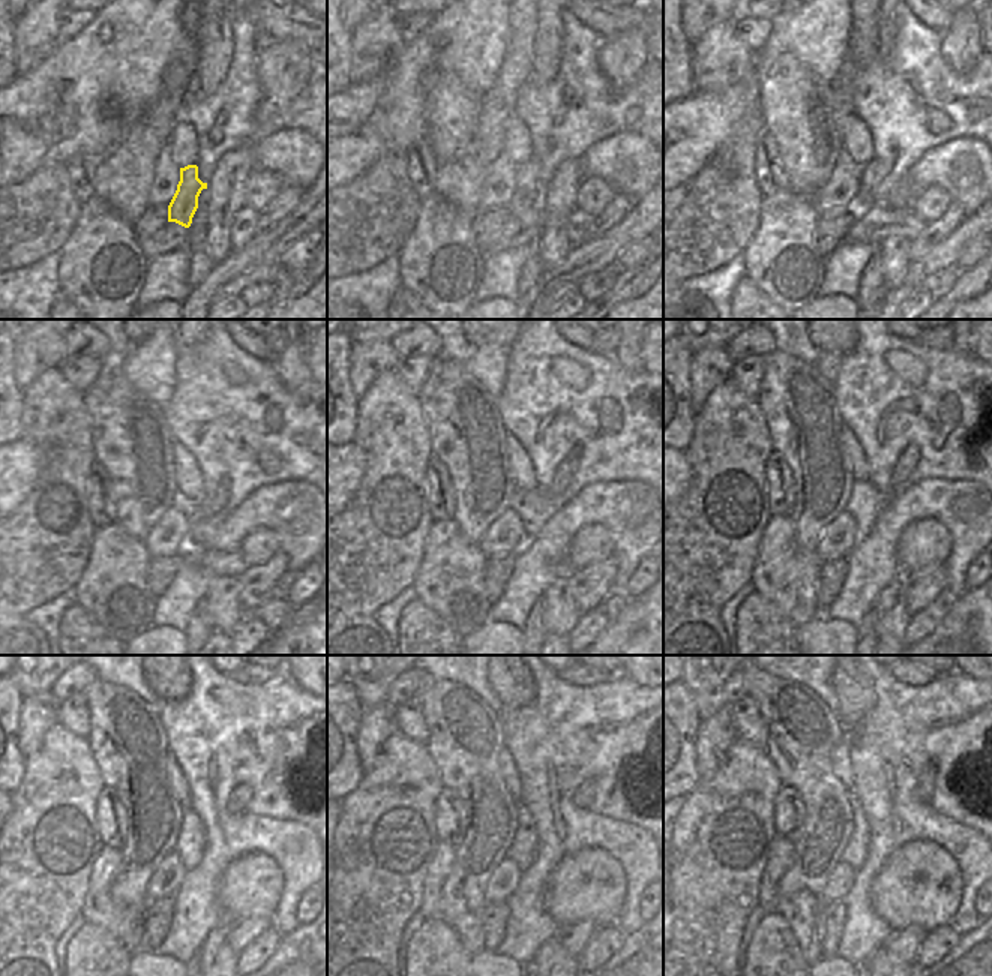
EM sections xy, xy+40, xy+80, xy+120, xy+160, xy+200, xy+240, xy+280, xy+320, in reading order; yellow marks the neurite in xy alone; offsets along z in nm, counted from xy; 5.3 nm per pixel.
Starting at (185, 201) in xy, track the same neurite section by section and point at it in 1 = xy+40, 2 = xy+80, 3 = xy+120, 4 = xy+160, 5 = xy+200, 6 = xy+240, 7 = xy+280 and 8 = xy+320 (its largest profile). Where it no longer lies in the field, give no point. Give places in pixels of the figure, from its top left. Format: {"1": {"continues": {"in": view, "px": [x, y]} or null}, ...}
{"1": {"continues": {"in": "xy+40", "px": [527, 203]}}, "2": {"continues": {"in": "xy+80", "px": [874, 173]}}, "3": {"continues": {"in": "xy+120", "px": [209, 504]}}, "4": {"continues": {"in": "xy+160", "px": [562, 479]}}, "5": {"continues": {"in": "xy+200", "px": [910, 458]}}, "6": {"continues": {"in": "xy+240", "px": [236, 802]}}, "7": {"continues": {"in": "xy+280", "px": [584, 795]}}, "8": {"continues": {"in": "xy+320", "px": [925, 789]}}}

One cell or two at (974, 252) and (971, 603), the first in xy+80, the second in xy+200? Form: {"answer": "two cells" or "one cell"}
{"answer": "two cells"}

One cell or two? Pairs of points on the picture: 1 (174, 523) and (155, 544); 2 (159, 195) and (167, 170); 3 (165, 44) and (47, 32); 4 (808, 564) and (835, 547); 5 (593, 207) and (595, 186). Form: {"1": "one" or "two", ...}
{"1": "one", "2": "one", "3": "two", "4": "two", "5": "one"}

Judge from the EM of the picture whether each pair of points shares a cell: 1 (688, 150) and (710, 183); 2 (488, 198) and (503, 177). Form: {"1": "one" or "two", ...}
{"1": "two", "2": "one"}

